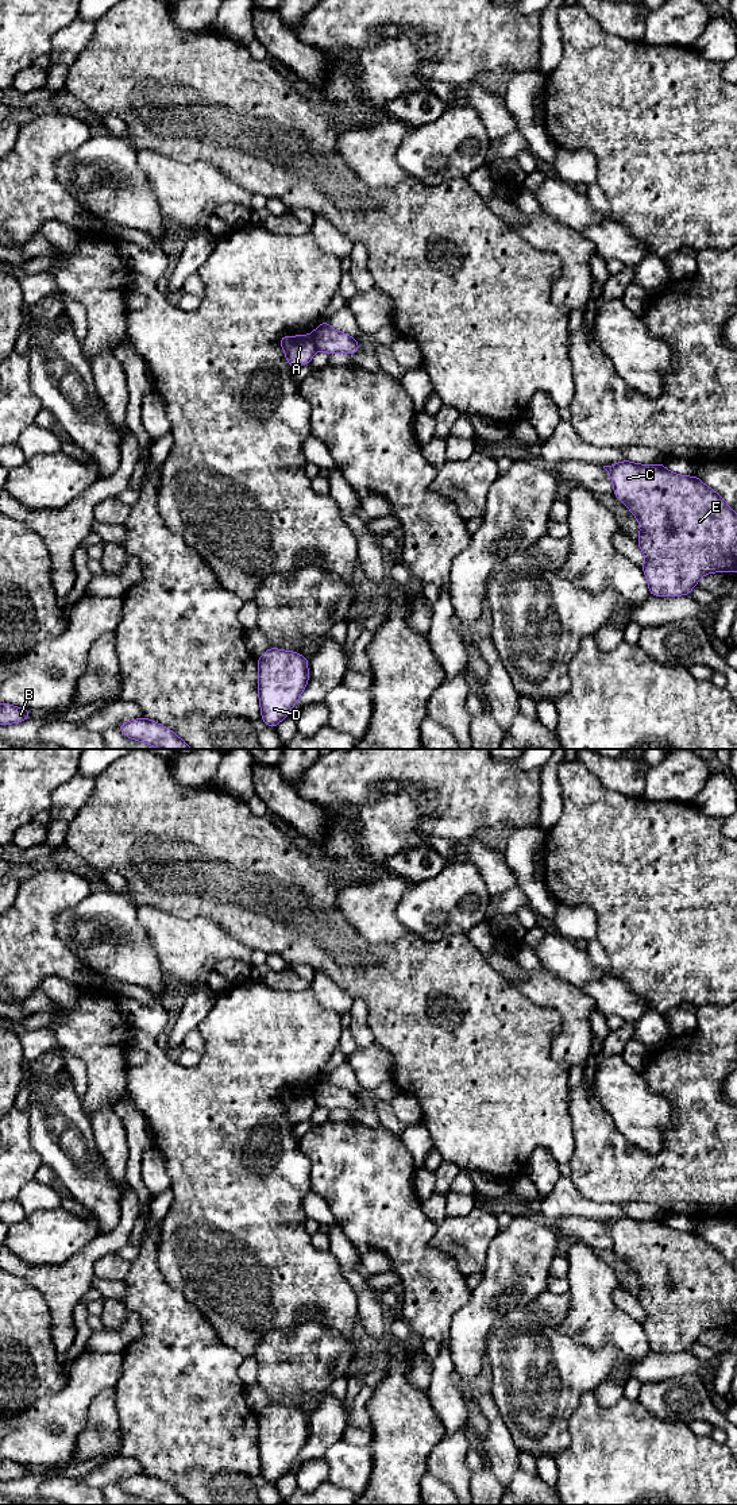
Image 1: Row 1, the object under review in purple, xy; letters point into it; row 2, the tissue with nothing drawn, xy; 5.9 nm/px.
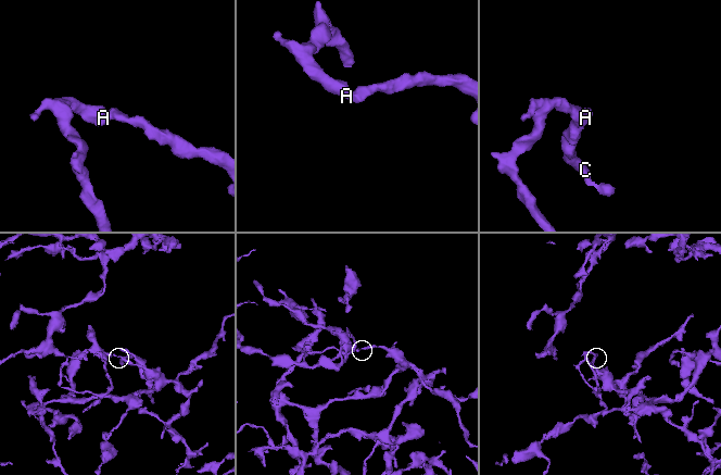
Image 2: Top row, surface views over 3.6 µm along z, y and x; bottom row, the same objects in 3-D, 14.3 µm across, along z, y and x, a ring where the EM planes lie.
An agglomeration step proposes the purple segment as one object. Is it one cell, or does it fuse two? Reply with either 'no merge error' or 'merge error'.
merge error

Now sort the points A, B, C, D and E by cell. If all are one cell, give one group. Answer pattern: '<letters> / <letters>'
A B D / C E

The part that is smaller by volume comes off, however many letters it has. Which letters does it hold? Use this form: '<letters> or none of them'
A, B, D

